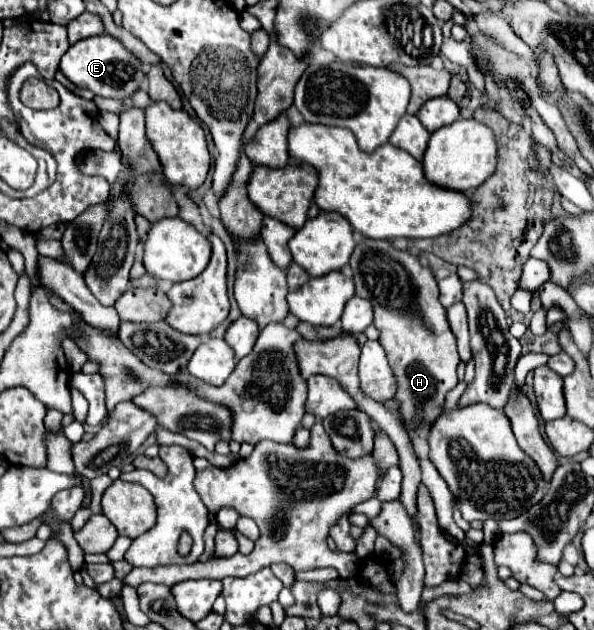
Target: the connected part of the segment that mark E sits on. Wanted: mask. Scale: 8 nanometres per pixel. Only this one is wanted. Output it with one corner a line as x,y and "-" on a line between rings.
98,35
88,37
78,43
74,43
60,61
60,71
78,87
90,89
94,95
100,97
112,97
122,99
134,93
138,87
144,85
144,71
140,67
140,61
132,57
132,53
114,37
110,35

